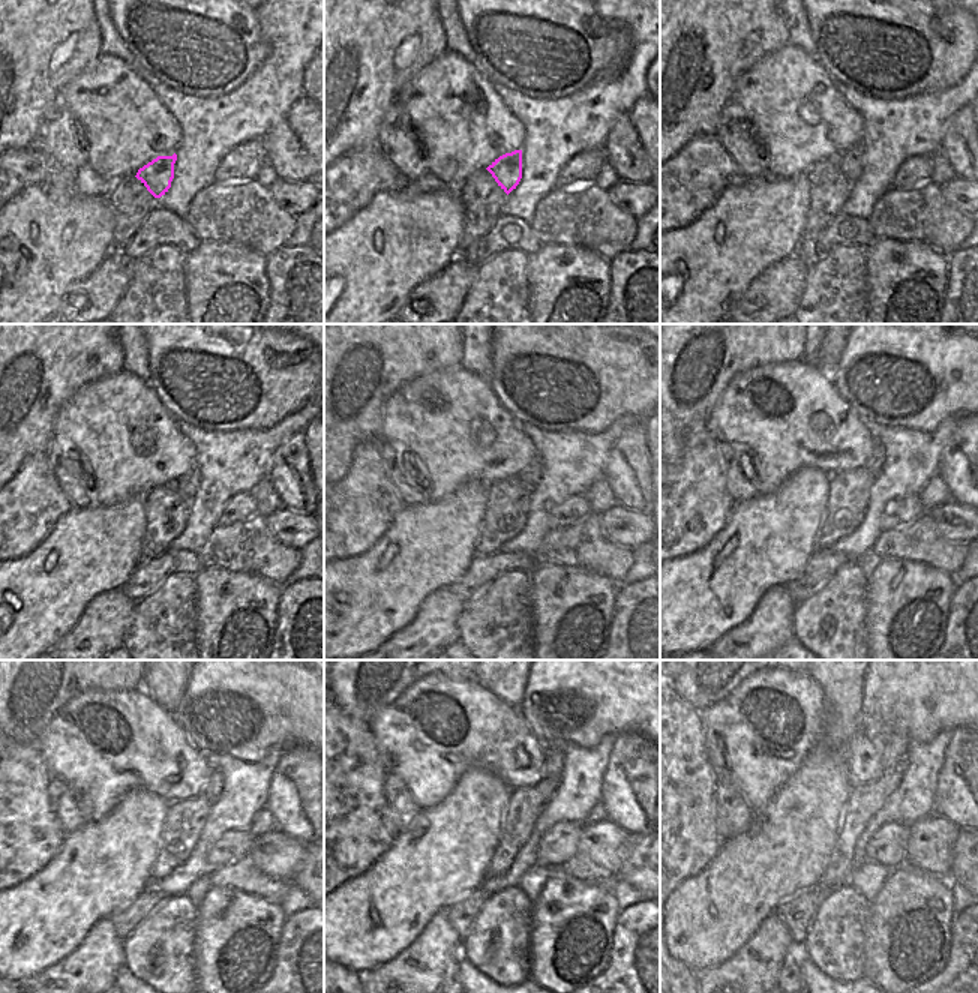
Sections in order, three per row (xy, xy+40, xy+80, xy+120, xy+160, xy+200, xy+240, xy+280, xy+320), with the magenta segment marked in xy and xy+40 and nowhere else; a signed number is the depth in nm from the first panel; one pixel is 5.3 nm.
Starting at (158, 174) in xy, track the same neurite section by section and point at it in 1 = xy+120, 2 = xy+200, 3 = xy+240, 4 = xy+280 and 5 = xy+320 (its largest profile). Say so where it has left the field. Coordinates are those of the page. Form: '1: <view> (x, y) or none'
1: xy+120 (188, 483)
2: xy+200 (876, 459)
3: xy+240 (210, 792)
4: xy+280 (554, 761)
5: xy+320 (894, 746)

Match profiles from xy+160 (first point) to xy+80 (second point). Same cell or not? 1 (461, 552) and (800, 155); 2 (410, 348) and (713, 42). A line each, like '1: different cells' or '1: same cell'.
1: different cells
2: same cell

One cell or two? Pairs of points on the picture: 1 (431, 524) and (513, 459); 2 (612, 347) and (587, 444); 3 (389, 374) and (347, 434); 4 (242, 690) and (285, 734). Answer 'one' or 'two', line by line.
1: two
2: two
3: one
4: one

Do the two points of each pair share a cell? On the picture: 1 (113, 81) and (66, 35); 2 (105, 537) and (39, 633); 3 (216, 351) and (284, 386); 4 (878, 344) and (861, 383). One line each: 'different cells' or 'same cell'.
1: different cells
2: same cell
3: same cell
4: same cell

